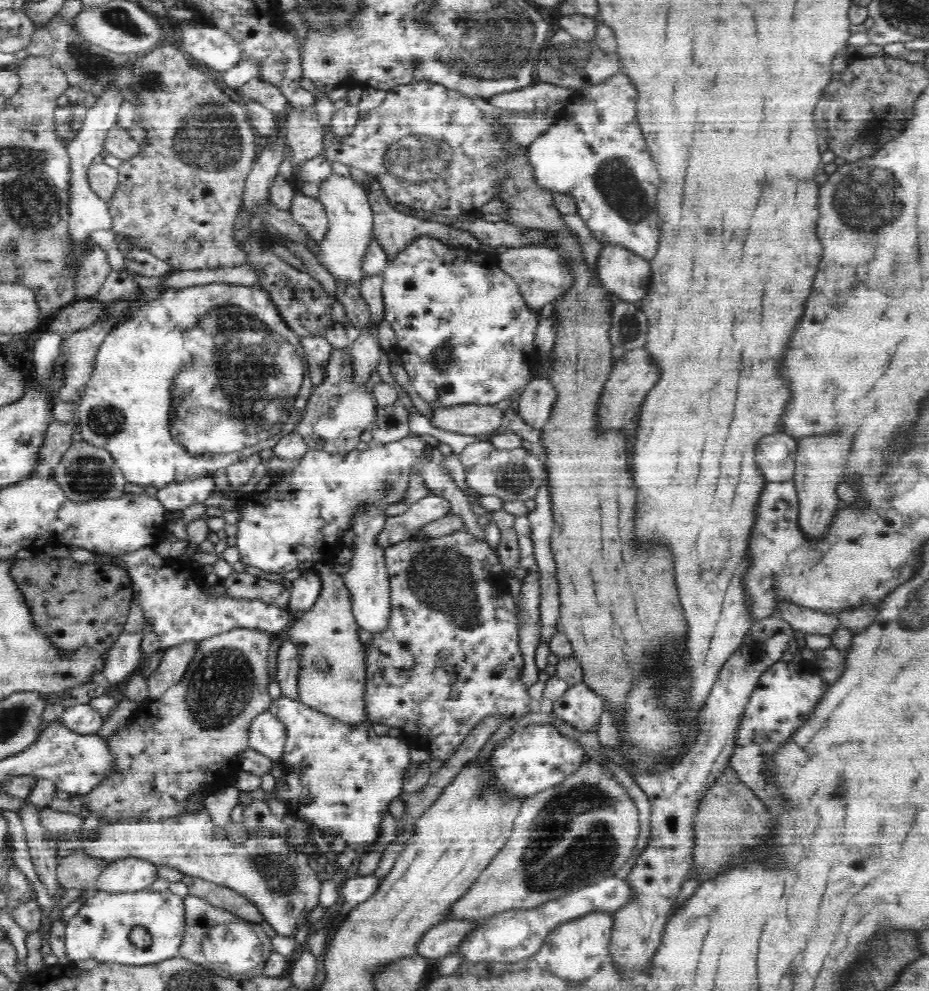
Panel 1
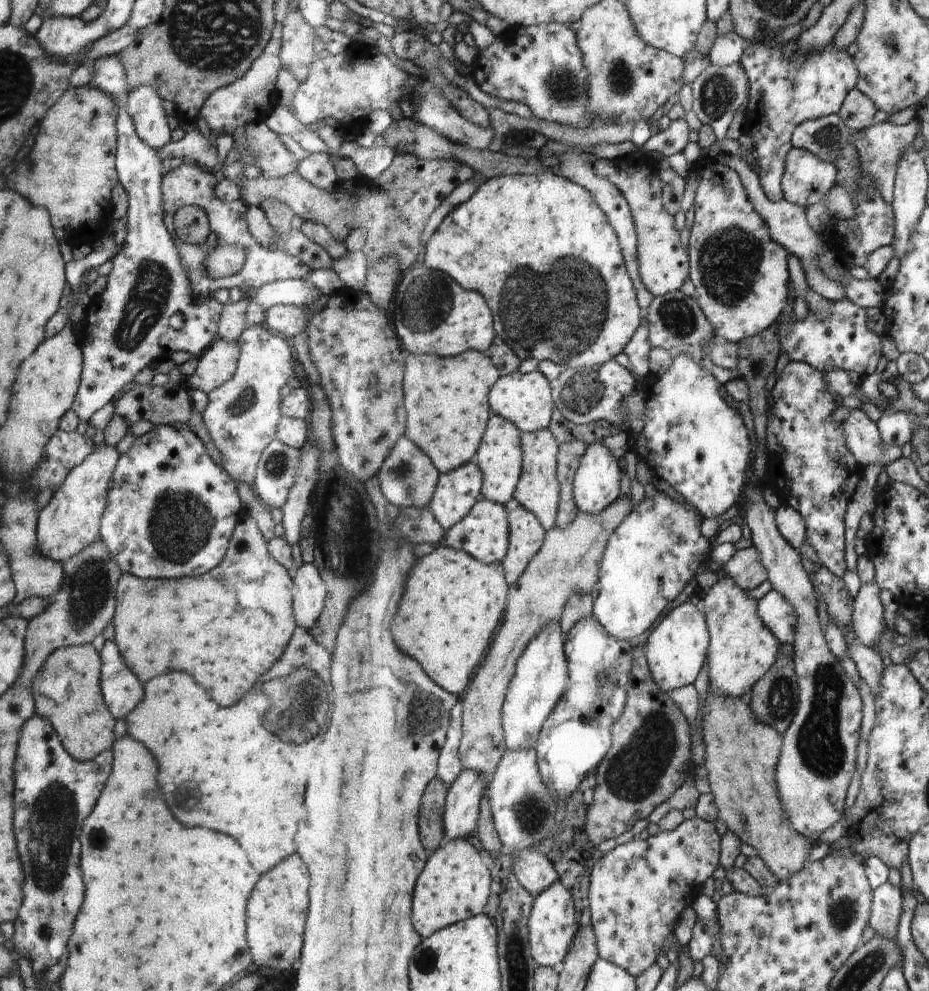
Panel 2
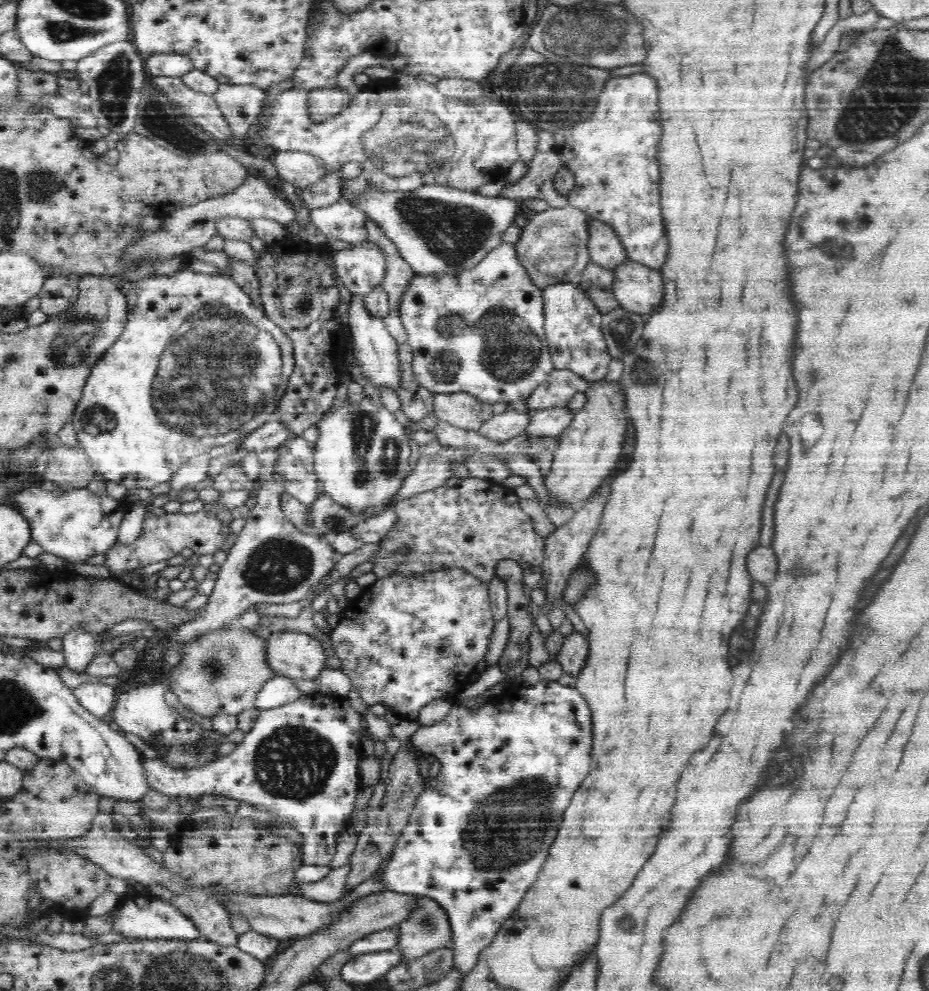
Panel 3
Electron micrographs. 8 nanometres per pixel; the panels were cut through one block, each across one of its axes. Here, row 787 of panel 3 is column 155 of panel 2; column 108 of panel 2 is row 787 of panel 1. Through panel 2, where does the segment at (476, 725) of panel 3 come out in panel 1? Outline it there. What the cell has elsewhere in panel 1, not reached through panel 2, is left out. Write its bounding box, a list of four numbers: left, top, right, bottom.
[494,727,584,797]

